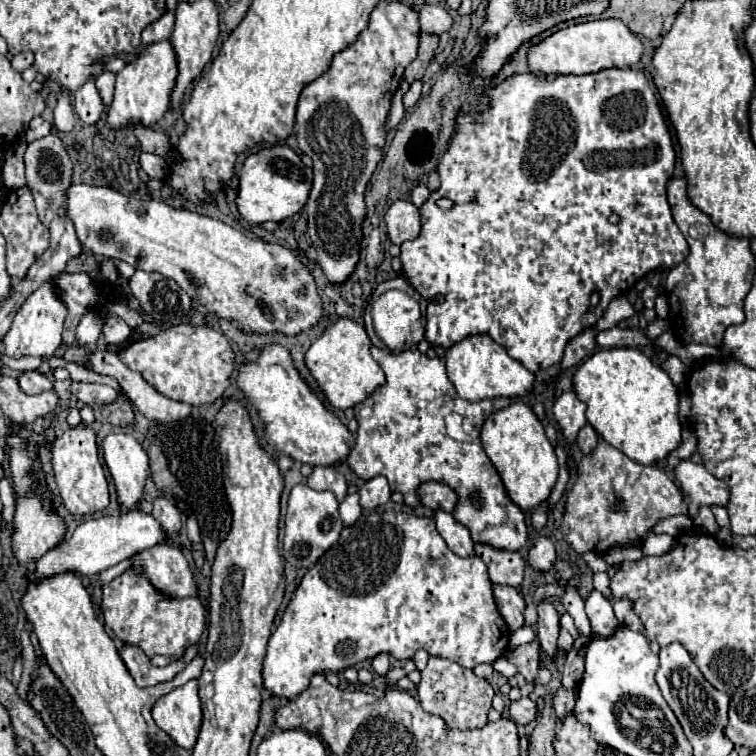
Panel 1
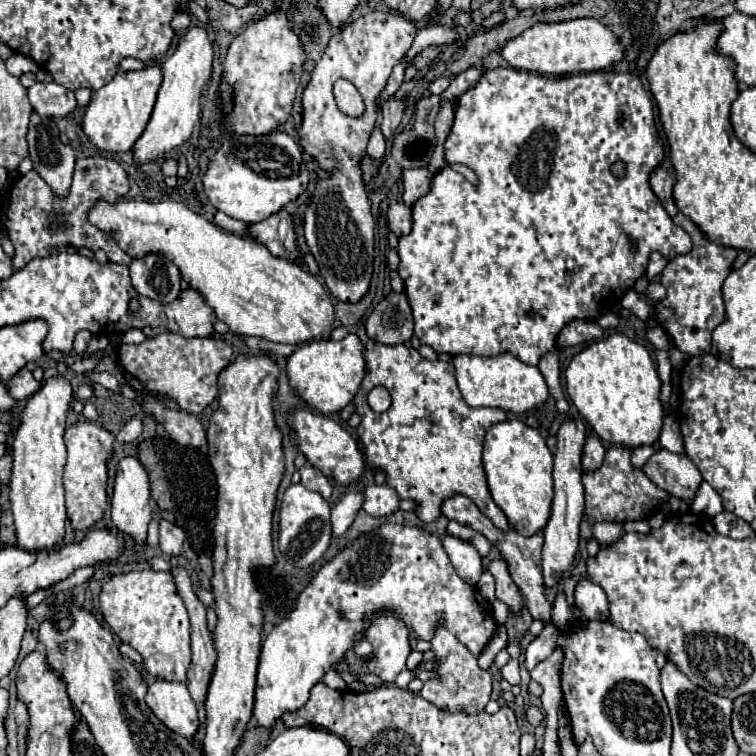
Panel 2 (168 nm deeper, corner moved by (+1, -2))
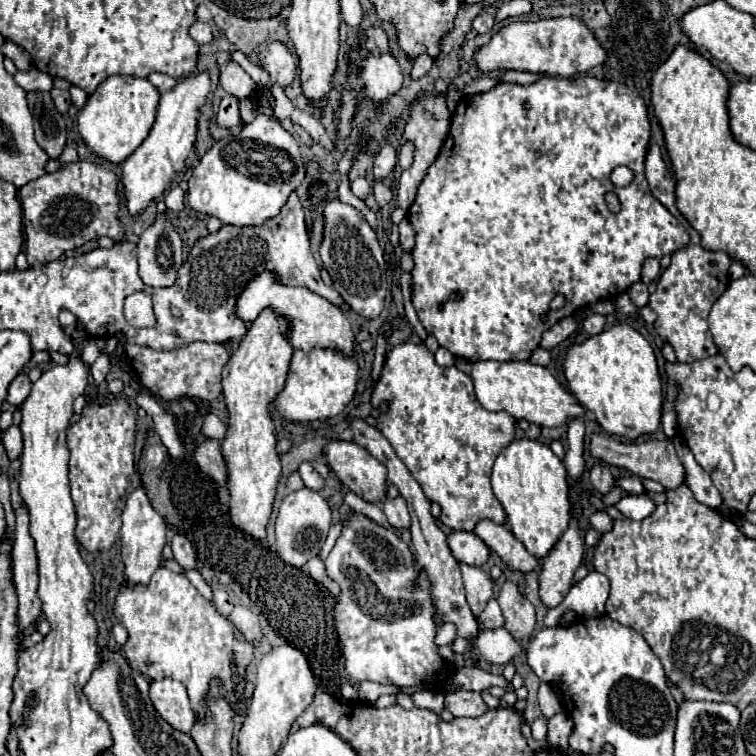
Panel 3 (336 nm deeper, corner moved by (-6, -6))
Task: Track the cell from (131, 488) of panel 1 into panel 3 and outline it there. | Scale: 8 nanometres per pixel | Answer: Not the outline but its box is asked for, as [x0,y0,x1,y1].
[120,488,166,588]

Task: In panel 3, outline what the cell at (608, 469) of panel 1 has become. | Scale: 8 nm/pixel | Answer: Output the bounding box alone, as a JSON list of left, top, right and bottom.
[616,476,644,494]

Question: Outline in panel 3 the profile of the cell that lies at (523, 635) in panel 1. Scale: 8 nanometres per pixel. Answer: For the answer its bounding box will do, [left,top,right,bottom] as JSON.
[544,572,610,626]

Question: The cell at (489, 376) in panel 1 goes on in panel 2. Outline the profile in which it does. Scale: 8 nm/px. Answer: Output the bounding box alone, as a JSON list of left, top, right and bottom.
[453,352,549,414]

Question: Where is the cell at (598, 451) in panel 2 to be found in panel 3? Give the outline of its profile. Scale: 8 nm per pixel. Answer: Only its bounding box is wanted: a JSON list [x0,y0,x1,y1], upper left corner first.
[590,462,614,496]

